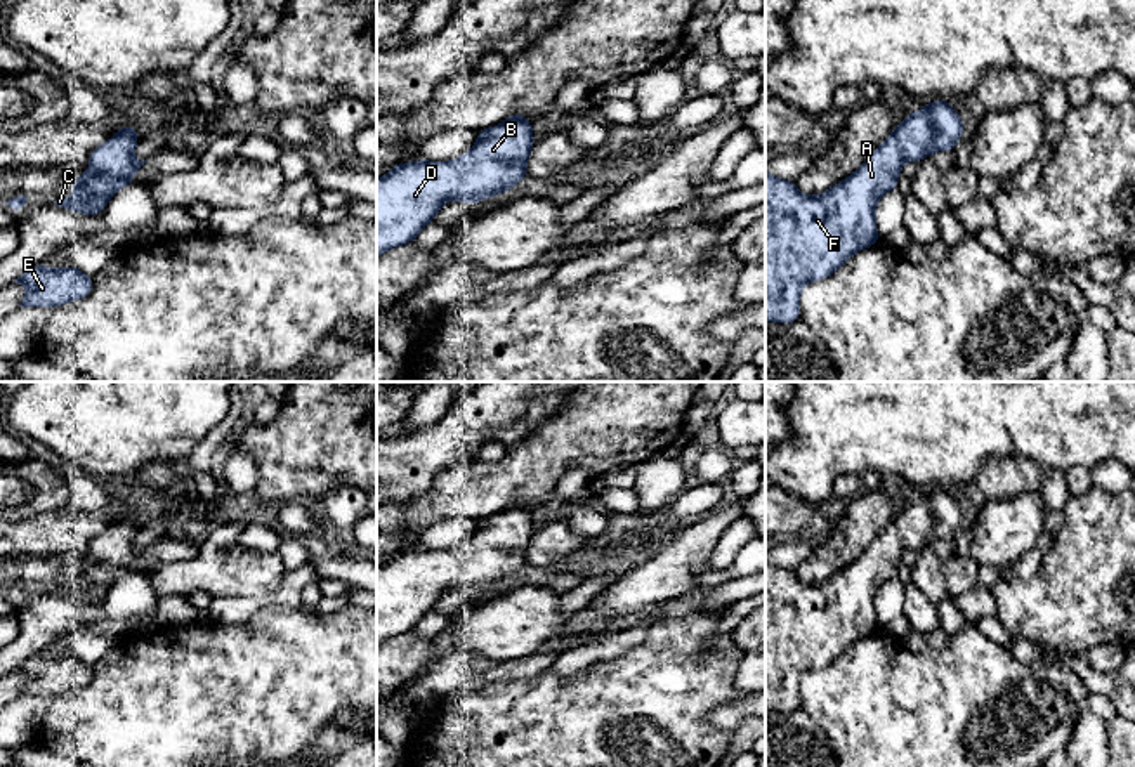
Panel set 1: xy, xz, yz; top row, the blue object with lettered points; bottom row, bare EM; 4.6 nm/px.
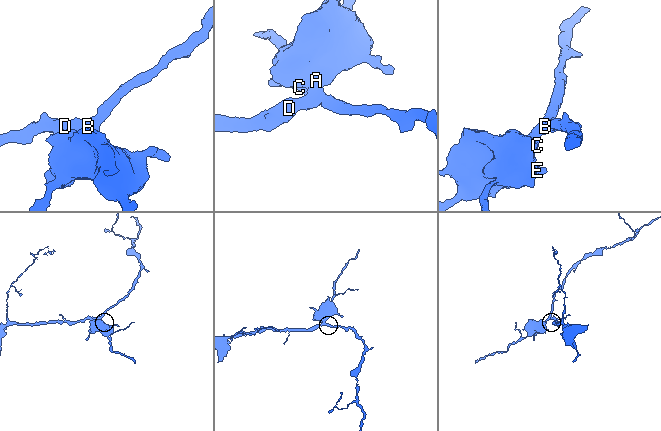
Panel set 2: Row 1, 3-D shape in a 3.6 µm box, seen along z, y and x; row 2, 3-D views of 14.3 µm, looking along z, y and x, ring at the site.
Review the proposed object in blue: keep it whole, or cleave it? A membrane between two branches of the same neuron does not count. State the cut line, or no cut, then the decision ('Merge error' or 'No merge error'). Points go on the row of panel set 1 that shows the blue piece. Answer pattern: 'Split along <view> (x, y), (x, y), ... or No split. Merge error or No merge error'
No split. No merge error

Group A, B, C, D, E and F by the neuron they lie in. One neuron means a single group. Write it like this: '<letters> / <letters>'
A B C D E F

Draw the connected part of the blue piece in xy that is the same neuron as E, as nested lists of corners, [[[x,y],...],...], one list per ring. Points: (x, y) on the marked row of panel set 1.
[[[38,264],[23,272],[14,283],[26,286],[19,307],[59,307],[66,302],[85,298],[94,290],[92,278],[85,276],[75,264],[66,269],[49,269]]]

